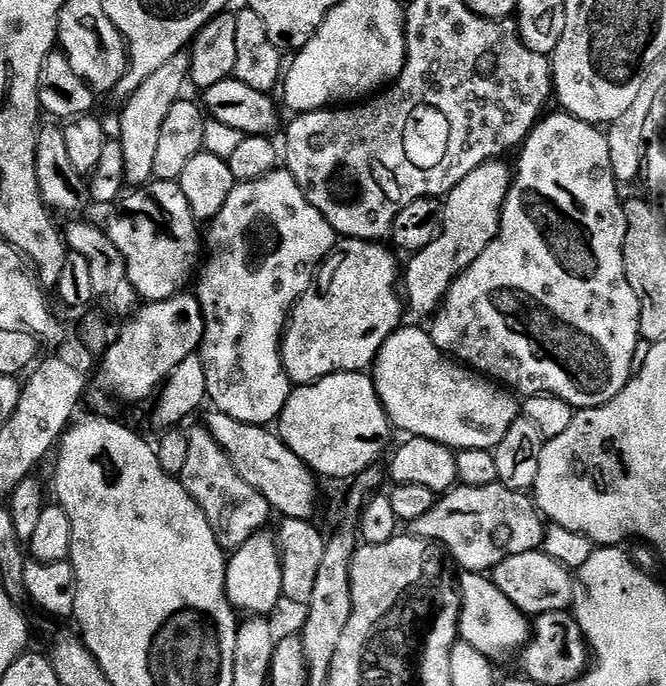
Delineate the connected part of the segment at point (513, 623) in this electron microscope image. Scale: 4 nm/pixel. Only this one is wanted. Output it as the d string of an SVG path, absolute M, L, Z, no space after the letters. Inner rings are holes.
M464 572L458 580L460 593L459 639L474 646L486 657L497 658L506 652L523 649L530 640L530 620L519 612L502 590L487 575L479 572Z

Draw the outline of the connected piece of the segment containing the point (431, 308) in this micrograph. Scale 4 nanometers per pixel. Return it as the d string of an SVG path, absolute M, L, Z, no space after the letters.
M503 159L491 160L488 164L478 166L478 170L470 170L470 174L466 174L466 178L462 178L462 182L458 182L458 186L454 186L454 190L449 192L443 201L443 228L425 249L415 253L409 259L412 261L406 264L402 272L402 288L406 293L406 308L411 315L413 312L416 316L429 315L428 317L431 317L444 303L444 296L450 290L452 283L476 261L478 254L482 254L482 250L486 250L486 246L490 246L490 242L498 234L500 215L504 209L508 192L512 189L514 179L513 169L509 165L508 169L504 163Z

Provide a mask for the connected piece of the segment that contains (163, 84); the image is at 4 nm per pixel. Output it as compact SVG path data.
M187 51L174 54L170 62L165 62L159 70L154 70L129 100L123 101L120 112L120 133L118 139L122 146L122 162L124 163L124 182L128 186L143 186L154 177L154 157L158 150L158 141L162 135L162 122L166 122L166 114L170 114L170 106L185 95L184 84L189 83L188 75L192 57Z

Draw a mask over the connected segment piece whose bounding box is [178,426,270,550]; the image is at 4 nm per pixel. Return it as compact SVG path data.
M200 426L193 432L189 431L187 437L189 453L186 466L178 477L180 485L190 494L190 498L194 498L194 502L198 502L202 514L206 514L220 547L225 550L240 548L265 527L264 523L270 517L266 498L262 498L262 494L258 494L254 486L249 486L238 470L234 470L230 458L222 446L214 442L207 427Z

